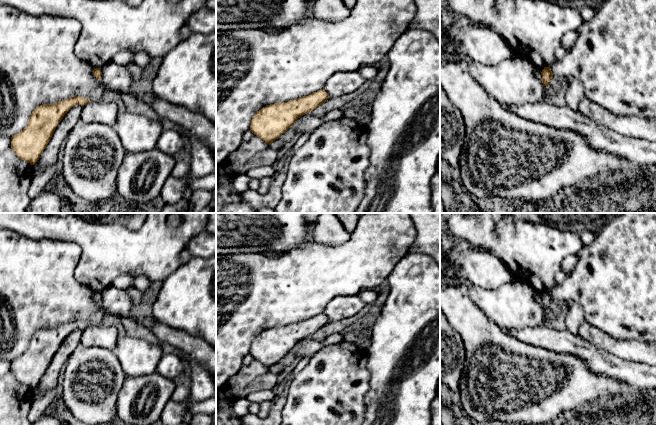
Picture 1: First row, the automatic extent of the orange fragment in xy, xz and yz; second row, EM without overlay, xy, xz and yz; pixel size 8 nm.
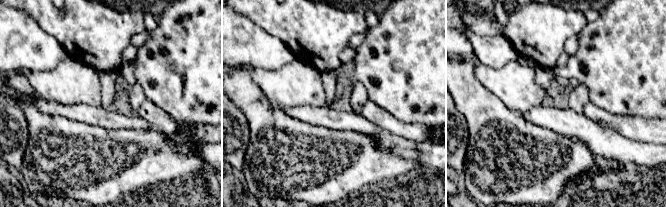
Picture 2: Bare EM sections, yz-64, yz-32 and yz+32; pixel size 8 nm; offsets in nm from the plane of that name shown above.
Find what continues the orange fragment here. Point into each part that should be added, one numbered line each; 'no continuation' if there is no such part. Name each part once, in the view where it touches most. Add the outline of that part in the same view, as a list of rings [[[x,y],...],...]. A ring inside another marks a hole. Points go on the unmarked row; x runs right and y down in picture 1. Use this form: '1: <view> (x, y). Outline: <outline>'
no continuation

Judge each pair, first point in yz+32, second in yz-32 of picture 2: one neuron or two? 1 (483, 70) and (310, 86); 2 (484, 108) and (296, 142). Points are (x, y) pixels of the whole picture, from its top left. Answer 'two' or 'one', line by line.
1: one
2: one

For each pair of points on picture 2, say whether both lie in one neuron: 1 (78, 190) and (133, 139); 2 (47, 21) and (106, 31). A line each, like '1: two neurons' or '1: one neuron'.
1: one neuron
2: one neuron

